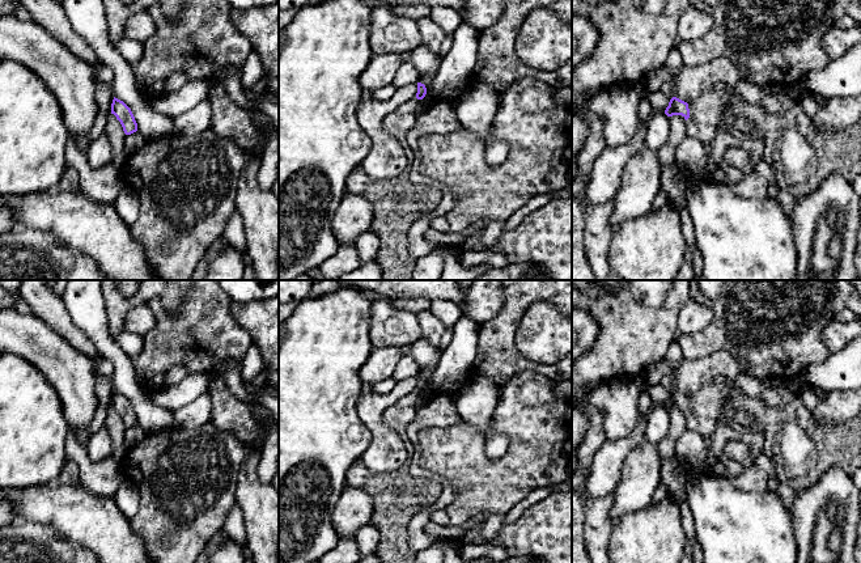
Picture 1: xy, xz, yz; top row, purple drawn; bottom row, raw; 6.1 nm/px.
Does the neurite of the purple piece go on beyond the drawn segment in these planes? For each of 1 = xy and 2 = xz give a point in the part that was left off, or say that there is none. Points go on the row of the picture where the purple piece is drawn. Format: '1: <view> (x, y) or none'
1: none
2: xz (398, 123)

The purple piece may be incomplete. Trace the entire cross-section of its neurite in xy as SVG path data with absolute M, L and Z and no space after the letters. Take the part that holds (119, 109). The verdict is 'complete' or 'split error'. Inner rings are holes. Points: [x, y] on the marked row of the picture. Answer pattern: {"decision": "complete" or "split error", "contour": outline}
{"decision": "complete", "contour": "M115 98L111 103L111 114L120 122L126 135L131 135L137 131L137 123L131 109L120 100Z"}

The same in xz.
{"decision": "split error", "contour": "M417 82L417 93L408 102L399 106L395 111L390 113L382 122L383 130L396 137L403 139L406 134L415 126L415 111L421 100L427 94L424 84Z"}

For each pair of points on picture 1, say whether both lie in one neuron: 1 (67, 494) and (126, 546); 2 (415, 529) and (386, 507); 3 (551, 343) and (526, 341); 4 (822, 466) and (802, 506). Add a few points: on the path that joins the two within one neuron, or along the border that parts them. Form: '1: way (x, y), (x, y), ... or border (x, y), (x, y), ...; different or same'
1: way (81, 508), (111, 538); same
2: border (420, 508), (408, 523), (408, 545), (411, 549); different
3: way (544, 341), (533, 341); same
4: border (847, 473), (828, 466), (818, 477); different

